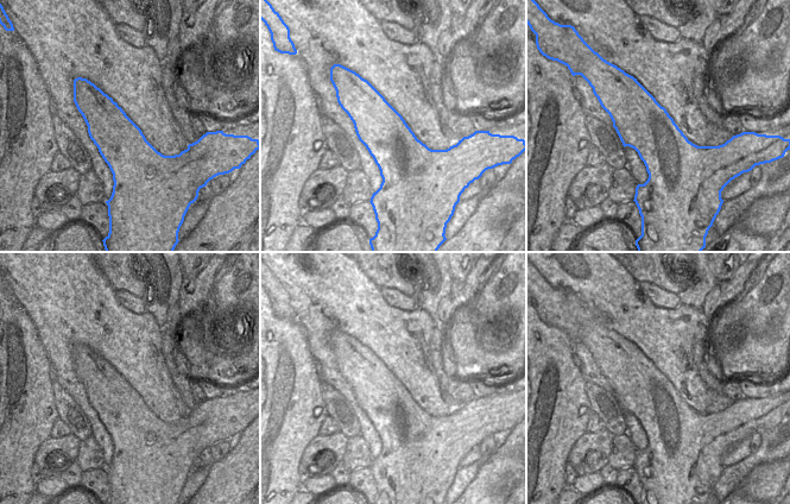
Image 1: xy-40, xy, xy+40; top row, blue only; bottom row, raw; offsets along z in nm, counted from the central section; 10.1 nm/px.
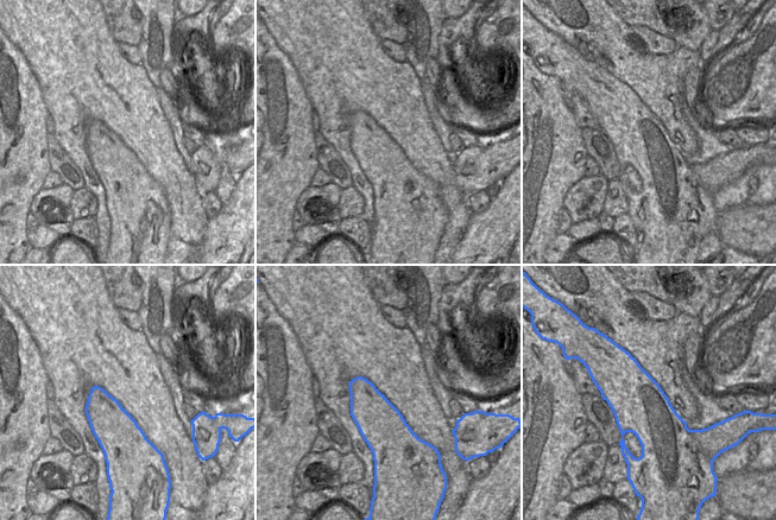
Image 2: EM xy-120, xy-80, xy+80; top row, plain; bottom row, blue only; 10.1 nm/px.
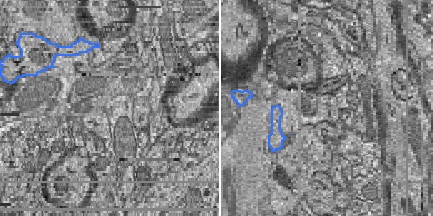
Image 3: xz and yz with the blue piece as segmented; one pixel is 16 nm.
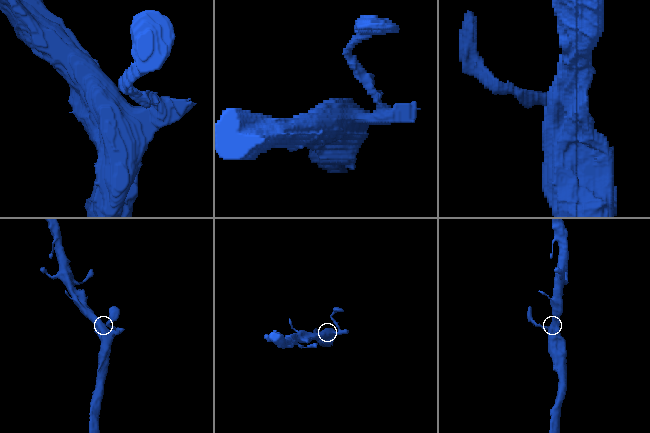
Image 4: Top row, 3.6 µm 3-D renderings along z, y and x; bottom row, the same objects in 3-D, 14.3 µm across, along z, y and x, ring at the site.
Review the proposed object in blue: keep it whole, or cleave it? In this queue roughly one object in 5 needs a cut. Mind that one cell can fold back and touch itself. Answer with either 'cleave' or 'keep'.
keep

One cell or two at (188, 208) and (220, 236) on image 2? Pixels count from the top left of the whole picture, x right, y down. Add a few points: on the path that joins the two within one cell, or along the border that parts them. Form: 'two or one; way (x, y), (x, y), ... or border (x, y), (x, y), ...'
two; border (208, 220), (199, 252)

